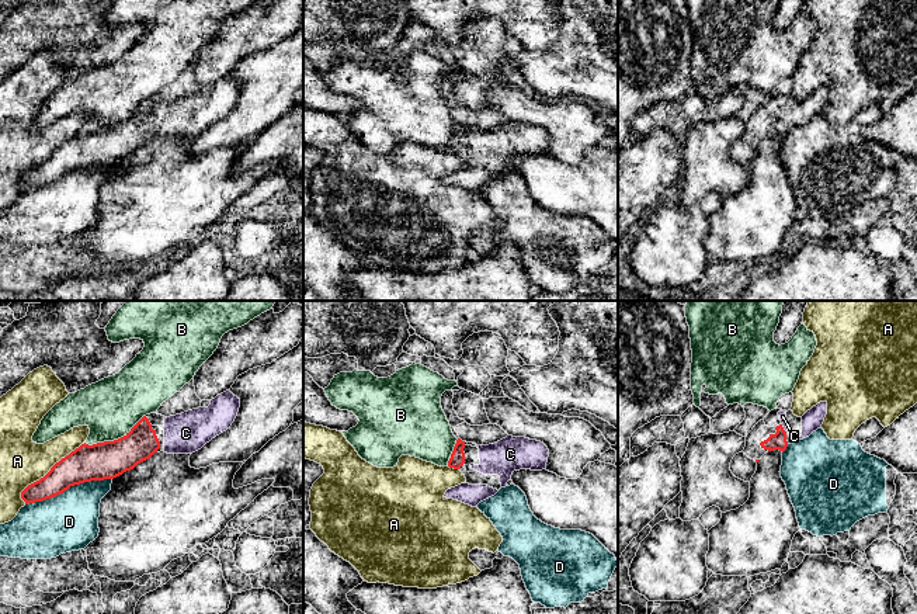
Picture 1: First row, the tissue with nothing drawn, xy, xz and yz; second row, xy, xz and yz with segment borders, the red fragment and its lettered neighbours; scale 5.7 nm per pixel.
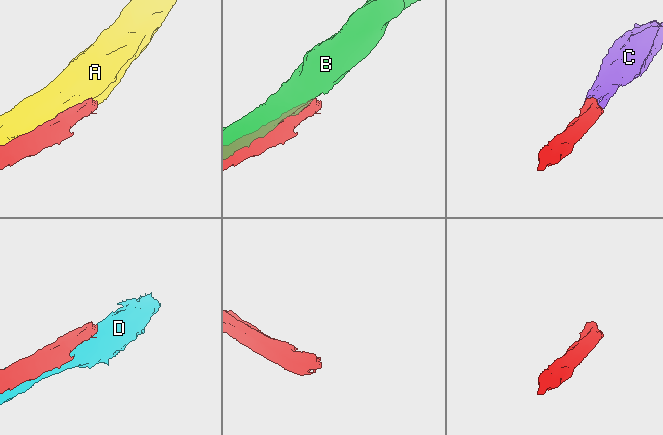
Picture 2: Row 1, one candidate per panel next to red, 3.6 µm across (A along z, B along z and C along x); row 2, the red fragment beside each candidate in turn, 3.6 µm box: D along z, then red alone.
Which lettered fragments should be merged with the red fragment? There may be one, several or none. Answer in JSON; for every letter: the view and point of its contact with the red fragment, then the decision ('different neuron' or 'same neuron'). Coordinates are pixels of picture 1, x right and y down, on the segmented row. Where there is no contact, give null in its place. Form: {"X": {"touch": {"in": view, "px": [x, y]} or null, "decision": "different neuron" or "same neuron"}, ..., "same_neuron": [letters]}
{"A": {"touch": {"in": "xy", "px": [48, 472]}, "decision": "different neuron"}, "B": {"touch": {"in": "xy", "px": [114, 440]}, "decision": "different neuron"}, "C": {"touch": {"in": "yz", "px": [782, 427]}, "decision": "same neuron"}, "D": {"touch": {"in": "xy", "px": [68, 488]}, "decision": "different neuron"}, "same_neuron": ["C"]}

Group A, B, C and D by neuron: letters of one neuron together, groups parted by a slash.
A / B / C / D

